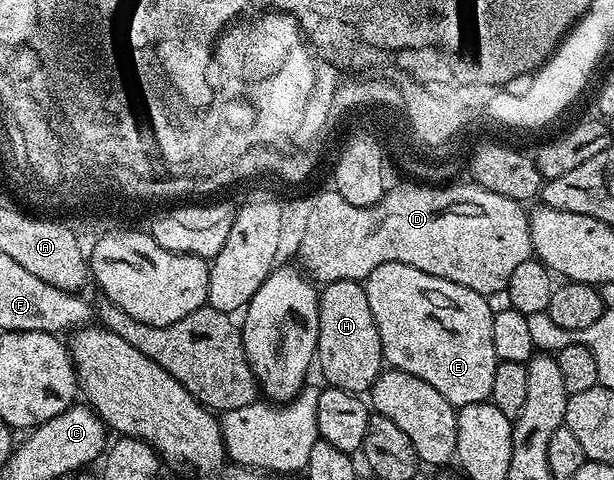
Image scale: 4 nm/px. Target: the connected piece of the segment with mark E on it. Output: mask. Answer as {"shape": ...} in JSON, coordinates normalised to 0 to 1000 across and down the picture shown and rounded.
{"shape":[[[625,548],[612,556],[598,573],[593,592],[599,633],[606,638],[606,665],[612,665],[612,690],[619,690],[622,740],[634,767],[664,773],[664,781],[704,798],[704,806],[743,848],[798,833],[801,790],[808,783],[813,750],[808,723],[801,723],[806,646],[798,644],[792,629],[796,625],[787,613],[658,548]]]}

